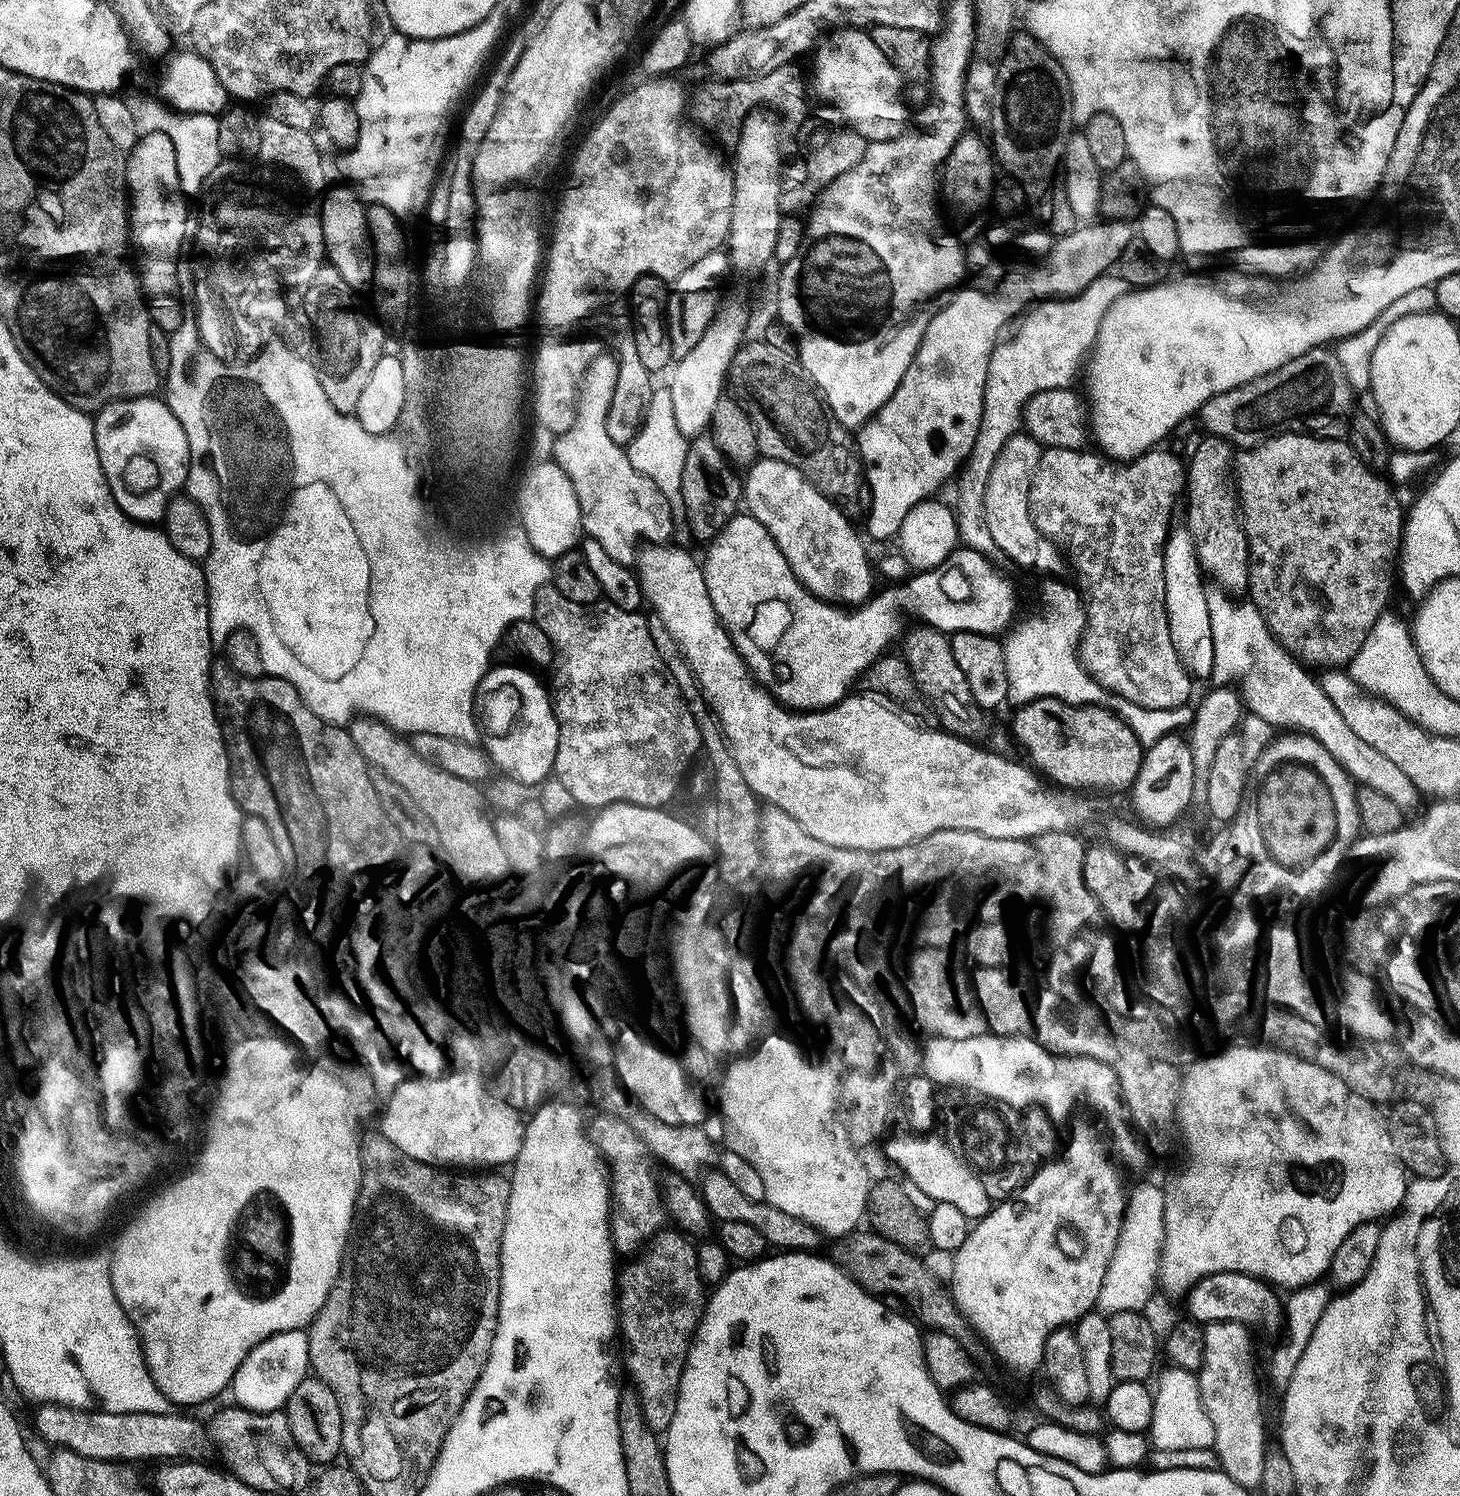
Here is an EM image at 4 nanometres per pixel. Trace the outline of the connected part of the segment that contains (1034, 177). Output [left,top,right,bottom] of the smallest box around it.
[991,34,1078,238]

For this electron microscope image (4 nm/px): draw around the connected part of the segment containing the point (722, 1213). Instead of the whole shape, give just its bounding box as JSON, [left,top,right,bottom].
[702,1170,826,1254]

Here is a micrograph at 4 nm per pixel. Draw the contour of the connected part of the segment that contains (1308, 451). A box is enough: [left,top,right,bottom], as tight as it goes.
[1234,434,1406,670]

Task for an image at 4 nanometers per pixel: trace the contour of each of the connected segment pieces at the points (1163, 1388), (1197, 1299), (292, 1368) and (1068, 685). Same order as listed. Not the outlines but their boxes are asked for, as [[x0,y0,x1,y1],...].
[[1150,1368,1216,1451],[1187,1272,1285,1333],[230,1331,310,1412],[1004,578,1105,706]]

